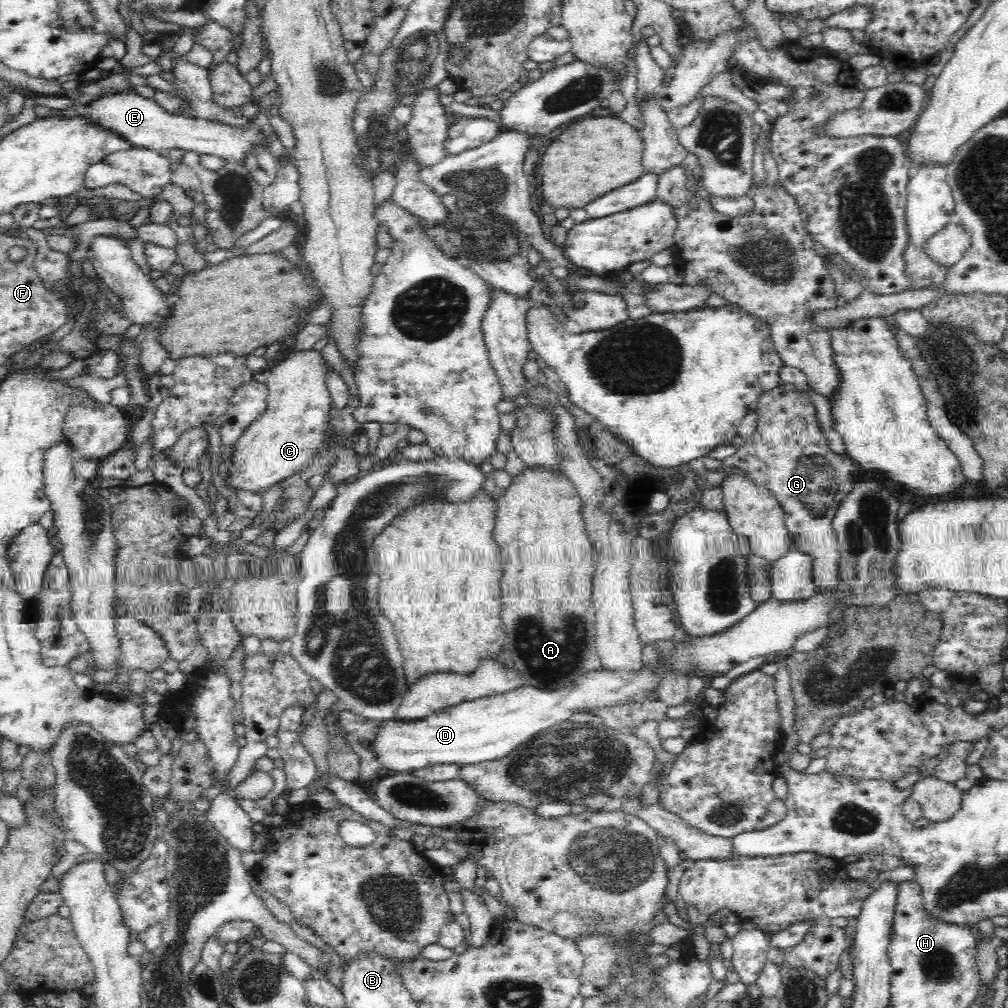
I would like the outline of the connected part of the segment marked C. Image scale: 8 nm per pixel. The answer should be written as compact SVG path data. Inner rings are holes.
M314 349L290 352L270 371L266 383L269 390L266 410L240 434L234 450L231 451L231 458L228 458L228 465L225 467L228 471L228 480L225 482L230 490L238 488L262 494L270 486L278 484L314 462L324 435L327 434L333 402L324 381L324 361L320 352Z

